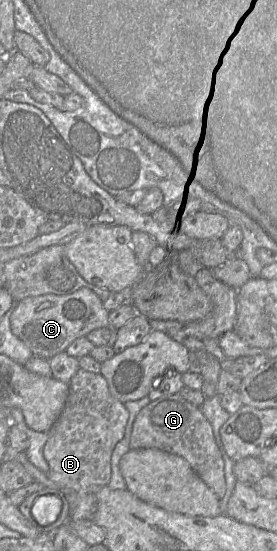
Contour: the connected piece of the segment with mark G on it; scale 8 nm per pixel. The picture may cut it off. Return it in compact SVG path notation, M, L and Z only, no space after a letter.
M179 393L151 401L137 414L130 437L130 449L159 449L183 457L196 474L222 499L226 493L224 460L214 438L213 429L200 407L185 400Z

